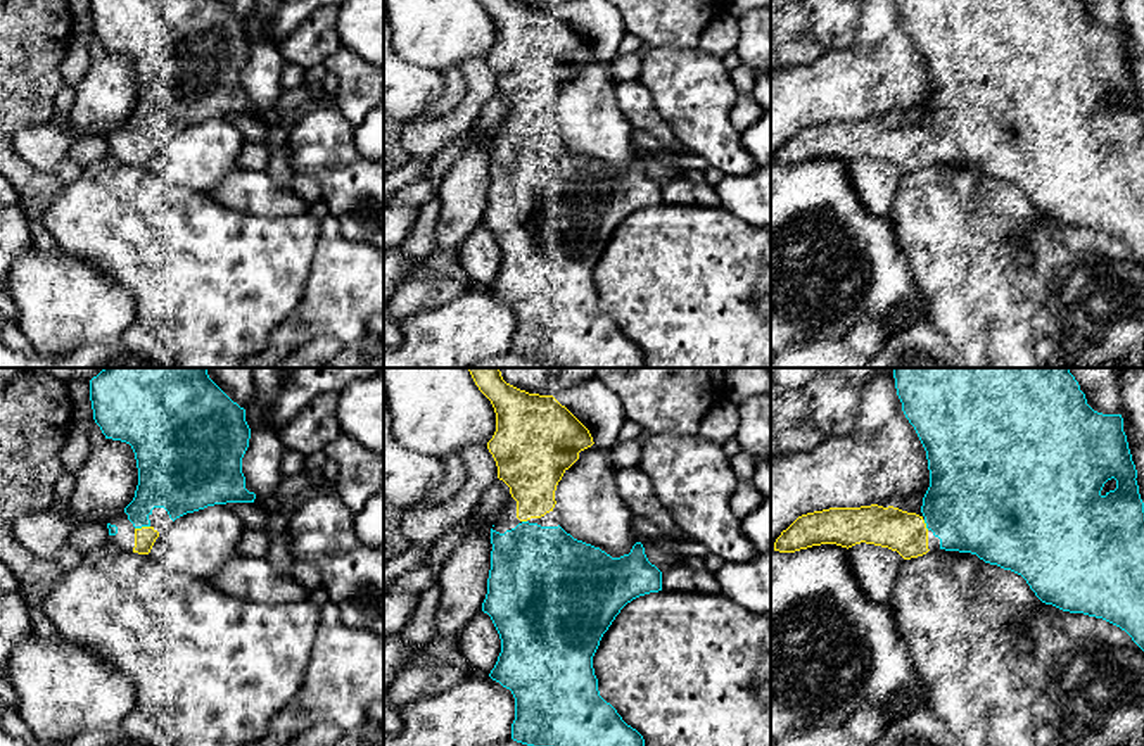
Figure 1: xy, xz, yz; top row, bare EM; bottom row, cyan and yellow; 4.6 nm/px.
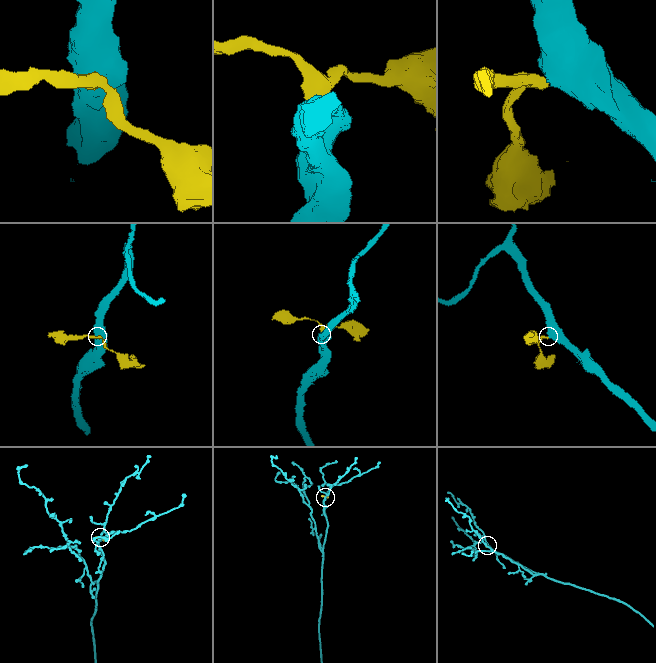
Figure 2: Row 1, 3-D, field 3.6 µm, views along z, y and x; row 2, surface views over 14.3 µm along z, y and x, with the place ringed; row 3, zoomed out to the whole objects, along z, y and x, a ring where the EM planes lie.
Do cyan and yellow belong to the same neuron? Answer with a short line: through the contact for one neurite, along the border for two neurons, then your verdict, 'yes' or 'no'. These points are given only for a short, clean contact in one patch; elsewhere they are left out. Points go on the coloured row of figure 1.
xy (168, 479), (142, 505), (142, 525), (144, 537) | yes

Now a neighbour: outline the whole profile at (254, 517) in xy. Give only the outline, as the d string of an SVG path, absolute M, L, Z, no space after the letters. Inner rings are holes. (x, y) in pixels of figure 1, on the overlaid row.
M226 503L226 506L230 506L249 528L264 530L271 518L254 503Z

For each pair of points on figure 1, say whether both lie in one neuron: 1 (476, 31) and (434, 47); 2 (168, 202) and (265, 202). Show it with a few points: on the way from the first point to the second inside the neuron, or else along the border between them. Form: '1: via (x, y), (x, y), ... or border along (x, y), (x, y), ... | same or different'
1: via (465, 31), (450, 31), (444, 37) | same
2: border along (206, 195), (232, 209), (256, 216) | different

